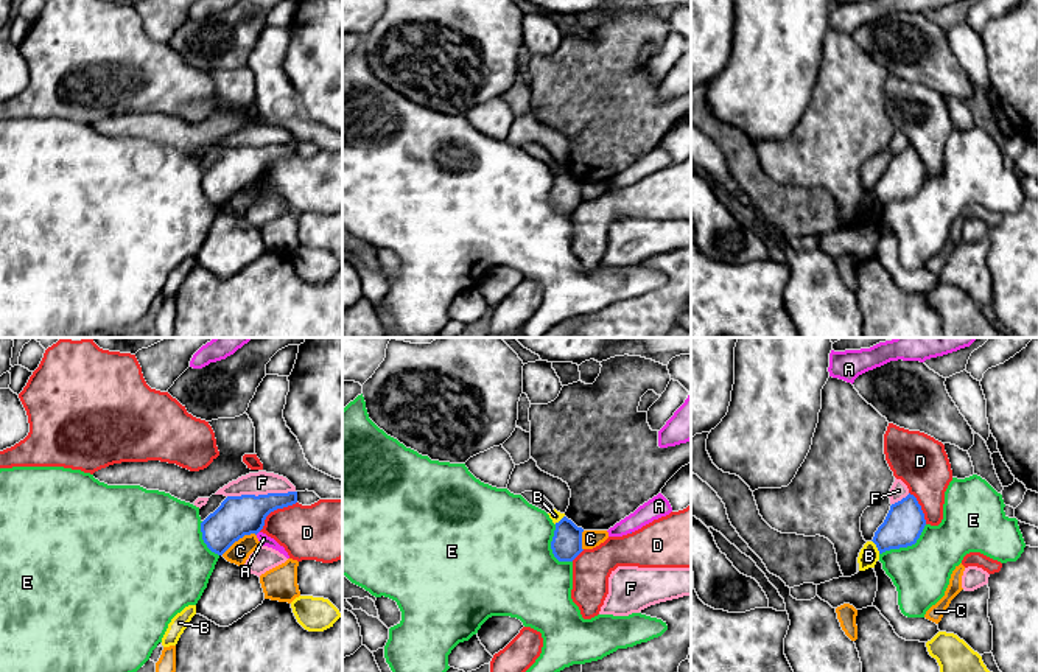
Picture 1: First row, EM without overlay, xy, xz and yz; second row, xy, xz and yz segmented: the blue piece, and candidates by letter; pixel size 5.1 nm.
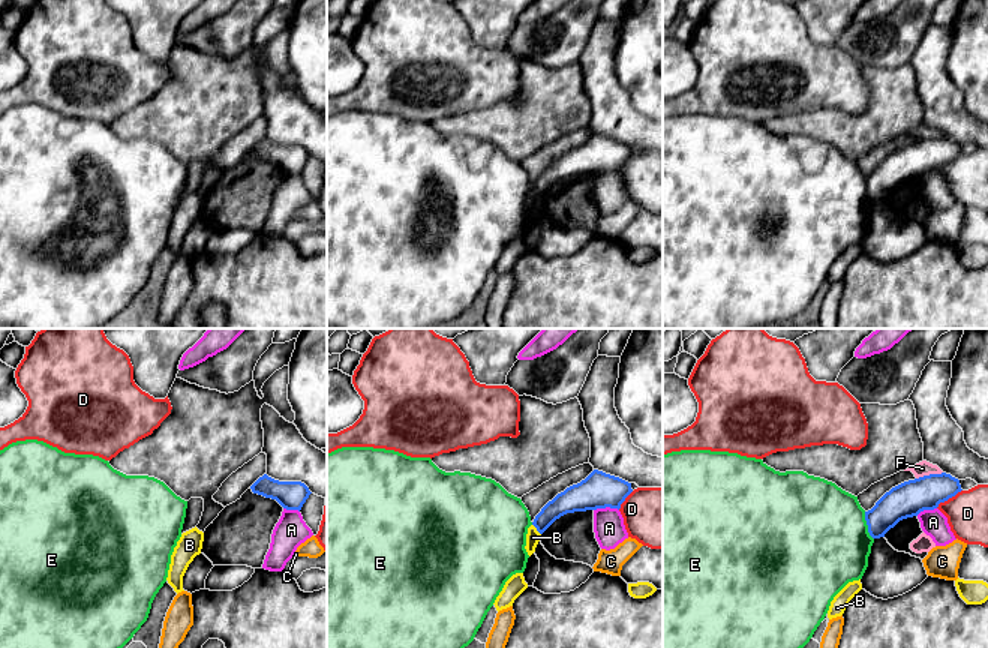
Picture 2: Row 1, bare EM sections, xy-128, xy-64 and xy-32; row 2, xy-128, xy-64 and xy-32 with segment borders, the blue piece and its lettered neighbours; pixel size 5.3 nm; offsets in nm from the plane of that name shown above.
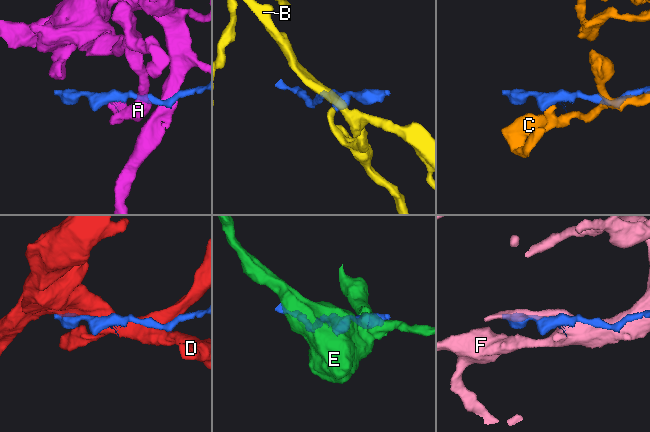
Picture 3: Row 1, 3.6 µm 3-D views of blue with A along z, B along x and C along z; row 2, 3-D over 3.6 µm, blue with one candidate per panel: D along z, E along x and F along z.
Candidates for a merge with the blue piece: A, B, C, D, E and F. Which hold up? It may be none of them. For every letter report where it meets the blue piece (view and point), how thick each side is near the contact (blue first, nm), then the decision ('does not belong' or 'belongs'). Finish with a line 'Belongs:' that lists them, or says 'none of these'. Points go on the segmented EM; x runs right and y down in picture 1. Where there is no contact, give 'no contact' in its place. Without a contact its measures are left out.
A: xy (257, 532) | 200/60 nm | does not belong
B: yz (876, 546) | 200/100 nm | does not belong
C: xy (238, 538) | 200/110 nm | does not belong
D: xy (274, 509) | 200/280 nm | does not belong
E: yz (906, 546) | 200/300 nm | does not belong
F: xy (260, 495) | 200/120 nm | does not belong
Belongs: none of these

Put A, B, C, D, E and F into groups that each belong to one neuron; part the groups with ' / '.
A / B / C / D / E / F

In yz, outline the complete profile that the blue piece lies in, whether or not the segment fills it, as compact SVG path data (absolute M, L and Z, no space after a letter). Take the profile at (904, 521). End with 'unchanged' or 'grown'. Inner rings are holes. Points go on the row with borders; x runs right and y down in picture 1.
M907 495L901 501L890 506L884 523L873 537L879 554L907 548L917 543L926 526L924 513L914 495Z | unchanged

